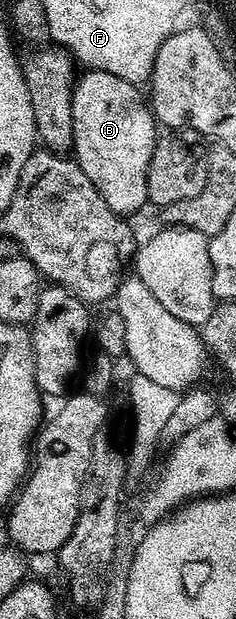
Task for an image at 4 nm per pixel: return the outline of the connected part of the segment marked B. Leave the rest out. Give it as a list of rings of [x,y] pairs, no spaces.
[[[92,70],[84,71],[76,79],[73,92],[73,159],[85,170],[85,178],[97,186],[97,194],[105,198],[105,206],[124,218],[131,218],[142,204],[148,203],[147,175],[157,139],[155,113],[144,93],[142,96],[139,92],[136,85],[115,74]]]

